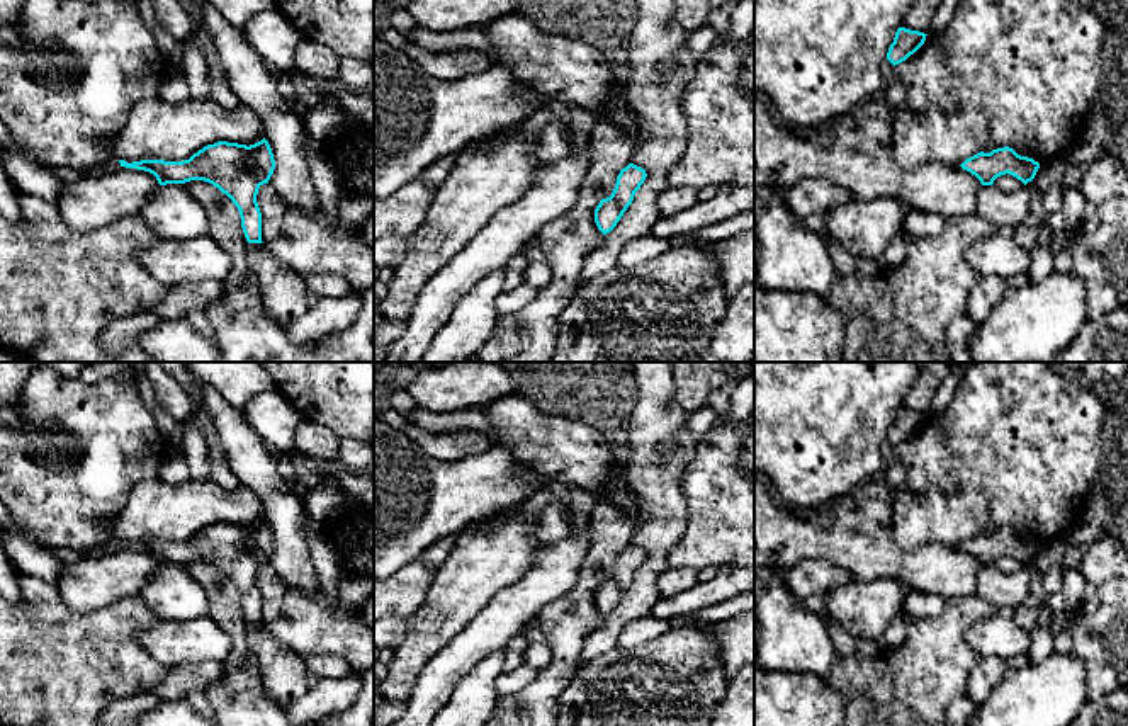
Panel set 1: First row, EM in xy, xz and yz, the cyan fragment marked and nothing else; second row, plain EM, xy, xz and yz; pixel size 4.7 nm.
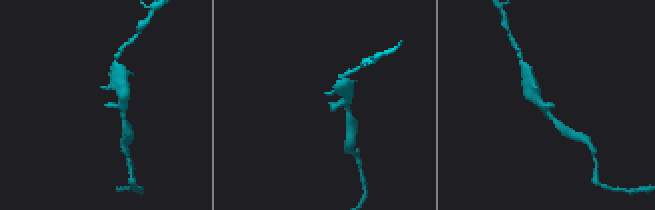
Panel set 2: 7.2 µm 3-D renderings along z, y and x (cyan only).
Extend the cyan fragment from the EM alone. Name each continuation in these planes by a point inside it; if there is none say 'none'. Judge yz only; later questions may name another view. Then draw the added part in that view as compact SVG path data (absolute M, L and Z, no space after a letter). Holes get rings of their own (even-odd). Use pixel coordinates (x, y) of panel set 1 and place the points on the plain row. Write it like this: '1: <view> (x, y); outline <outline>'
none

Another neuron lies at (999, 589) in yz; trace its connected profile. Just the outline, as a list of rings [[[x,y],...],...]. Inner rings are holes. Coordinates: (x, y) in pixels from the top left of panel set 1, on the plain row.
[[[994,564],[982,566],[975,595],[1001,607],[1018,607],[1031,592],[1031,578],[1026,566],[1019,573],[1002,573]]]

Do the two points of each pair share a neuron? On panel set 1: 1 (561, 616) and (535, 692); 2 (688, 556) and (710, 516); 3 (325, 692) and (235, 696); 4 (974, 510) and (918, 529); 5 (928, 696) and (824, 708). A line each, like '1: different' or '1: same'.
1: same
2: same
3: different
4: same
5: different

